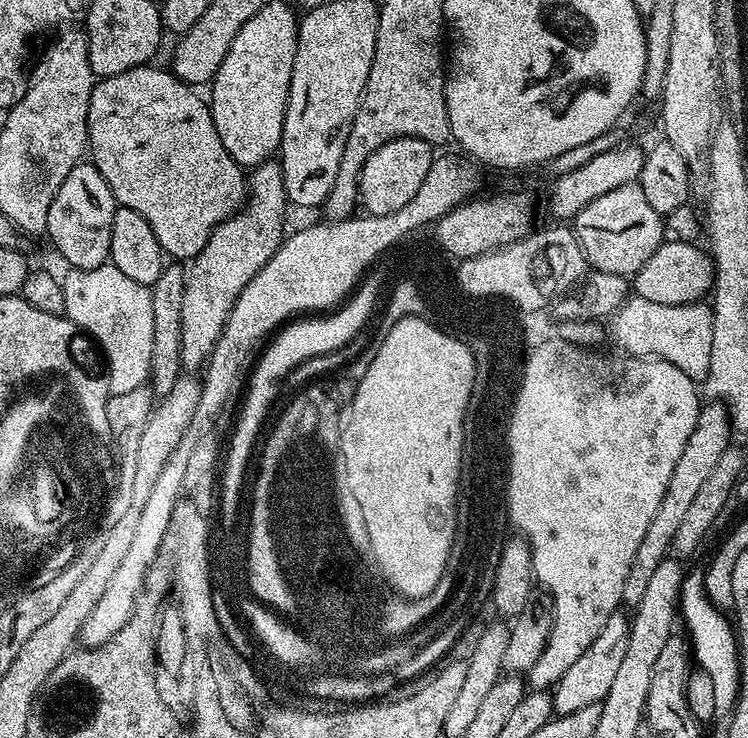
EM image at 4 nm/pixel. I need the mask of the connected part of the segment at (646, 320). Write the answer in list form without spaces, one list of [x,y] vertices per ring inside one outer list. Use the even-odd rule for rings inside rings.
[[[633,295],[621,308],[617,309],[611,317],[610,323],[612,323],[612,336],[616,339],[616,344],[620,347],[617,349],[621,353],[641,358],[651,358],[653,360],[665,360],[674,366],[678,366],[678,370],[682,370],[682,374],[686,374],[694,381],[699,381],[707,373],[710,366],[710,354],[712,353],[712,310],[707,303],[697,302],[694,304],[679,304],[678,306],[662,306],[662,302],[646,302],[646,298]]]

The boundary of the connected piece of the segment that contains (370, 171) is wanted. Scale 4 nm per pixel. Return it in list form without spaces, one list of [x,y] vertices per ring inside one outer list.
[[[402,138],[386,142],[386,146],[370,154],[366,166],[360,171],[360,204],[363,211],[377,216],[402,210],[402,206],[418,194],[418,186],[422,186],[422,178],[426,178],[426,170],[430,170],[433,159],[433,145],[425,140]]]

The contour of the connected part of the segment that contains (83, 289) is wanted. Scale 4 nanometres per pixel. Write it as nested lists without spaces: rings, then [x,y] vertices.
[[[111,262],[96,269],[72,268],[63,273],[62,283],[66,294],[66,315],[75,322],[77,329],[89,332],[100,343],[104,356],[108,359],[108,386],[111,395],[127,394],[130,390],[145,387],[150,380],[150,354],[154,350],[154,310],[150,306],[152,293],[149,285],[134,282],[127,274],[122,274],[118,266]]]

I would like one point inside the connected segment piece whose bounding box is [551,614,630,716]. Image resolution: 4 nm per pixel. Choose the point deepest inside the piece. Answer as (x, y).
(587, 682)

